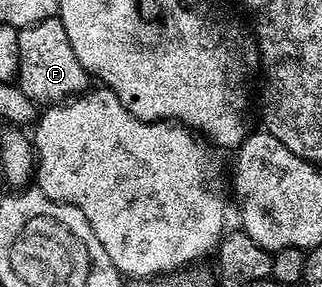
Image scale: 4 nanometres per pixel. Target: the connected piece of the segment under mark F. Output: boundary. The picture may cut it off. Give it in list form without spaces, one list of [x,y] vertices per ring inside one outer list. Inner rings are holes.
[[[58,18],[39,20],[37,24],[27,24],[19,29],[18,62],[18,83],[22,94],[36,101],[37,105],[51,106],[89,91],[88,72],[82,62],[78,62],[78,54],[74,54],[74,46],[70,46],[70,38],[66,38],[66,30]]]

